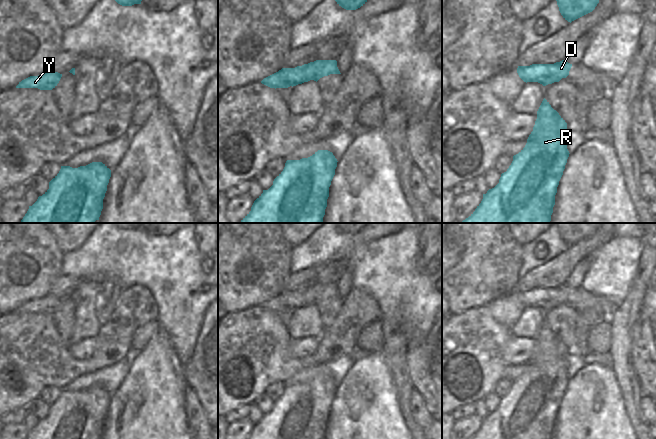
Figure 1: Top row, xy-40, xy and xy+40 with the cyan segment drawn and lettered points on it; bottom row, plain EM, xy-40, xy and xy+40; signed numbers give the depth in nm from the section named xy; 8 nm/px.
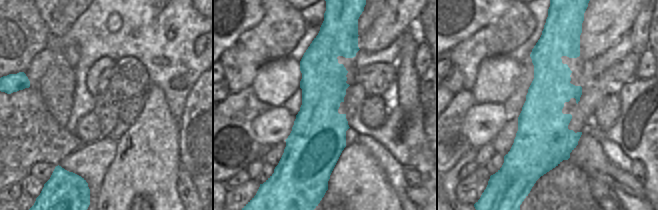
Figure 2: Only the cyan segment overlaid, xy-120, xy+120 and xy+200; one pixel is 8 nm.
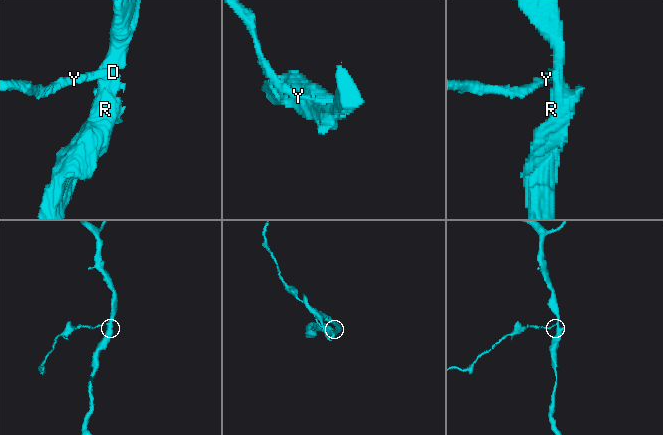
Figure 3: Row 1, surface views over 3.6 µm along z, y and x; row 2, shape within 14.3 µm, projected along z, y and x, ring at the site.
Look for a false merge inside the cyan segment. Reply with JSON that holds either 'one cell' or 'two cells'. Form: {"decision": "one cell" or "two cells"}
{"decision": "two cells"}

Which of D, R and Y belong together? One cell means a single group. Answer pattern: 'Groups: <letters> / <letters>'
Groups: D R / Y

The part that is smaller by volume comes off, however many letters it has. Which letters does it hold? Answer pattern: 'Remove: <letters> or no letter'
Remove: Y

